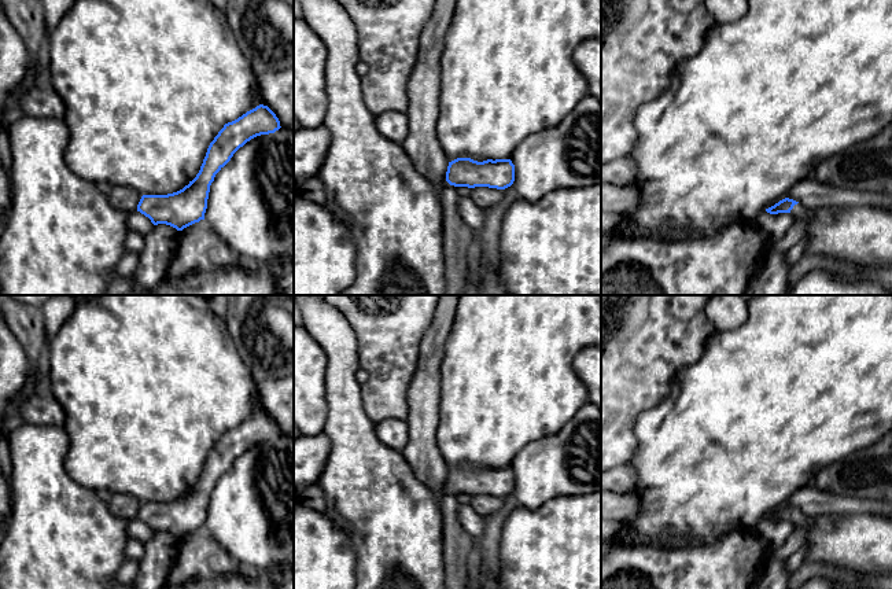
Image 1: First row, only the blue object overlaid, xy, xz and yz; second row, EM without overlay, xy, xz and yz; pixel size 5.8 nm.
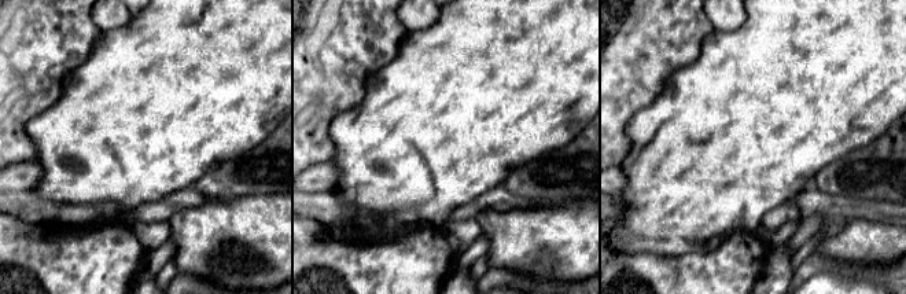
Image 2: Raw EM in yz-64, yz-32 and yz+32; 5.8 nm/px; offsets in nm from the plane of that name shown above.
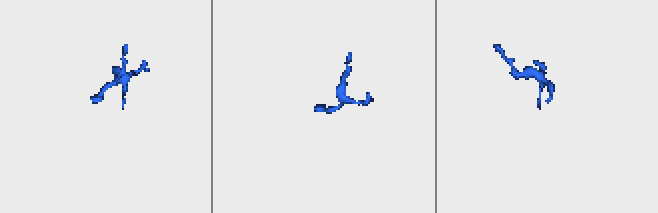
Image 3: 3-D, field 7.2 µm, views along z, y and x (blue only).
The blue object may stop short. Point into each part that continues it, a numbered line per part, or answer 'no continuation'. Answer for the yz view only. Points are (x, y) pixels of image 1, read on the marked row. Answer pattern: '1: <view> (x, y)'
1: yz (861, 235)

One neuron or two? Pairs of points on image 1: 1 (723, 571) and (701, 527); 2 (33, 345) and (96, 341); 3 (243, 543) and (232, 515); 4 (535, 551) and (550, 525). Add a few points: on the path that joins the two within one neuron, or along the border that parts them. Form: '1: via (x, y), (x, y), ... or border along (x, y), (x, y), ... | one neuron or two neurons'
1: border along (738, 527), (706, 541), (677, 548) | two neurons
2: border along (48, 343), (44, 361) | two neurons
3: via (243, 536), (243, 526), (239, 522) | one neuron
4: via (542, 544), (550, 536), (550, 532) | one neuron

